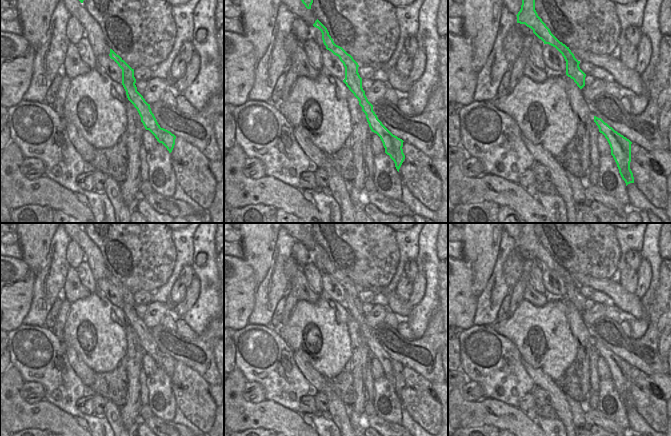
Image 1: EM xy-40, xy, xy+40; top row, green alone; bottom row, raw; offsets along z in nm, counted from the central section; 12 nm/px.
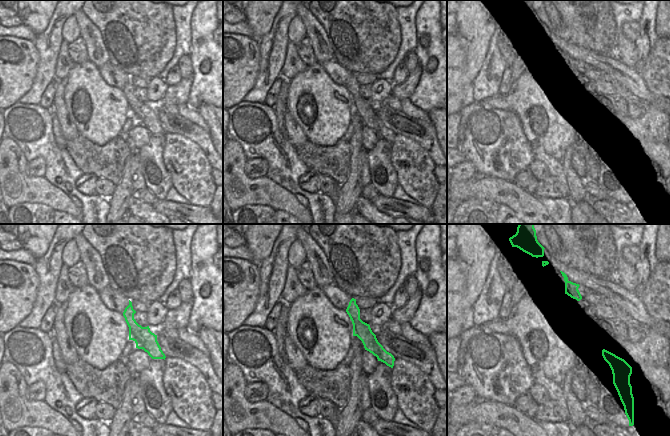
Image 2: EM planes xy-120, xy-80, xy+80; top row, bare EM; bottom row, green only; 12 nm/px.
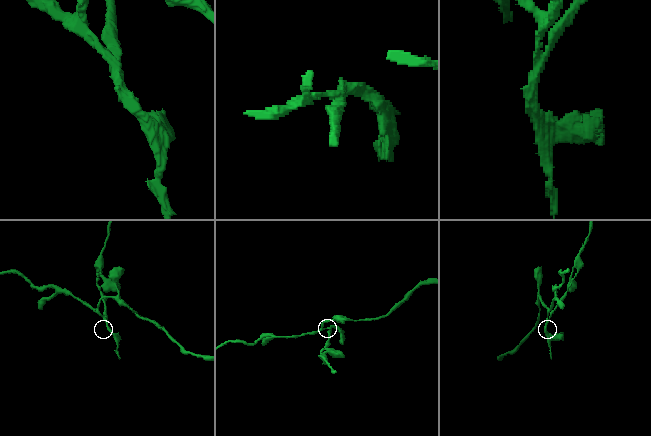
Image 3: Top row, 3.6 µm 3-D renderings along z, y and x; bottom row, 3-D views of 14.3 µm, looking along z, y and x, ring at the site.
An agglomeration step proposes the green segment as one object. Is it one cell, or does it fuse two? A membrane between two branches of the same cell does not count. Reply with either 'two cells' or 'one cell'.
two cells

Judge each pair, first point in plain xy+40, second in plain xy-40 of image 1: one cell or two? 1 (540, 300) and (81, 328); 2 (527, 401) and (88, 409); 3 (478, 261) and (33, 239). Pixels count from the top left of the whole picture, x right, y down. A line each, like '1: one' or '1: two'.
1: two
2: one
3: one

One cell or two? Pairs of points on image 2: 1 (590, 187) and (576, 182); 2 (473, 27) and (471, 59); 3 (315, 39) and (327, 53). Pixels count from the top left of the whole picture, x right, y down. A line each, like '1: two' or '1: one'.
1: two
2: one
3: one

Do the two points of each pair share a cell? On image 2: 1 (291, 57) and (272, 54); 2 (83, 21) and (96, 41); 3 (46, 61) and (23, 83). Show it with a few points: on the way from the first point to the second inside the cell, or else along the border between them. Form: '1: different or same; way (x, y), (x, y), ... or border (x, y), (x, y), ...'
1: different; border (289, 41), (280, 75)
2: same; way (88, 25), (92, 31), (92, 36)
3: different; border (36, 47), (39, 61), (36, 75), (28, 92)

